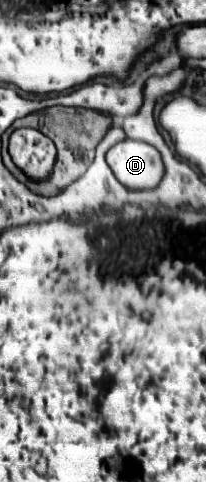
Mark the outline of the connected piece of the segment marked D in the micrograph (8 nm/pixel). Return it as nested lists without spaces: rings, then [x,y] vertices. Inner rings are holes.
[[[123,139],[107,151],[107,163],[129,189],[153,189],[163,177],[159,151],[143,141]]]

